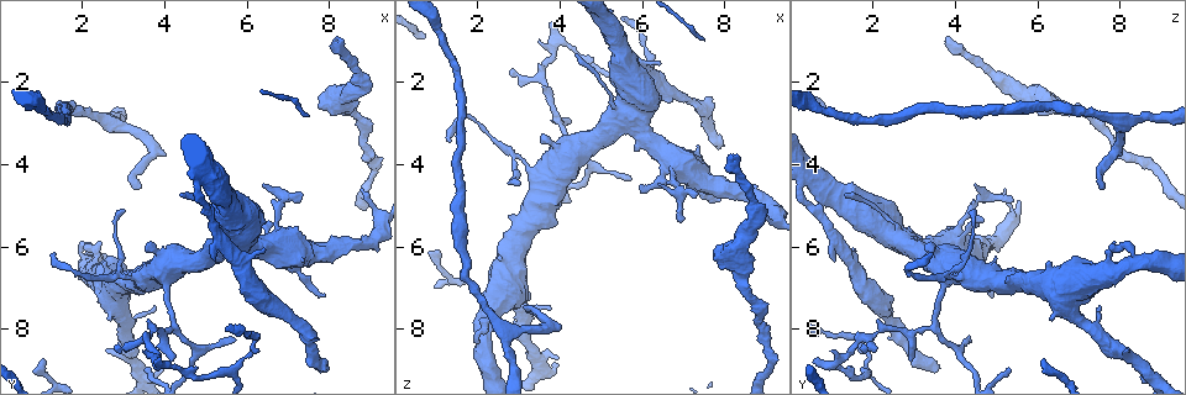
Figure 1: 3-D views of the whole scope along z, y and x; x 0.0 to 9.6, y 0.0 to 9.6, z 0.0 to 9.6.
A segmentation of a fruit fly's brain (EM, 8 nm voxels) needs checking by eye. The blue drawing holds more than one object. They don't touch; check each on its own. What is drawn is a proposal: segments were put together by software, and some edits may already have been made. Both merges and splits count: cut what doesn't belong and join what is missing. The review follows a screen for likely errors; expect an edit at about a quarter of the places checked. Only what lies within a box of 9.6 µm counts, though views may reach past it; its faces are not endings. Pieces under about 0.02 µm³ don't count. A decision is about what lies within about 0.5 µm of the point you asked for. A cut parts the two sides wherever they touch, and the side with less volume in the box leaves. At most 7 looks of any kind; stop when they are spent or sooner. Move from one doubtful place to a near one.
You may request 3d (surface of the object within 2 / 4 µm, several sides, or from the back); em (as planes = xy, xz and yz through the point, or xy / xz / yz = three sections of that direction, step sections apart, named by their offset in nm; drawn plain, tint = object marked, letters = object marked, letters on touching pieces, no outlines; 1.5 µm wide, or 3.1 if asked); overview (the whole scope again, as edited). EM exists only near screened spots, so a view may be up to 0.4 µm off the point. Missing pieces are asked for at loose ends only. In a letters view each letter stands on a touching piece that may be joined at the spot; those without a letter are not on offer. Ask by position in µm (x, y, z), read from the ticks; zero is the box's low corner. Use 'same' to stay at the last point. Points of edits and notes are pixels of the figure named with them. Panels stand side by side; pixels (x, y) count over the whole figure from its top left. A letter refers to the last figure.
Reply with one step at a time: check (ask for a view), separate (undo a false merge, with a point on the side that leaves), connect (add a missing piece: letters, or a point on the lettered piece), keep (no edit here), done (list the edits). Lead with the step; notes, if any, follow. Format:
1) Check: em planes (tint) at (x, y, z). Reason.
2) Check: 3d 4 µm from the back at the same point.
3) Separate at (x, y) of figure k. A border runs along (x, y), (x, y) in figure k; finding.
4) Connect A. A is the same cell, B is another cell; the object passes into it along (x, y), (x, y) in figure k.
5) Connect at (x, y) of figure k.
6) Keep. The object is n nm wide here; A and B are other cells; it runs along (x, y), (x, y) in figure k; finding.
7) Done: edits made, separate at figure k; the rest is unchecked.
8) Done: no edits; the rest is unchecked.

Check: em planes (letters) at (8.25, 0.85, 3.80). An open end.

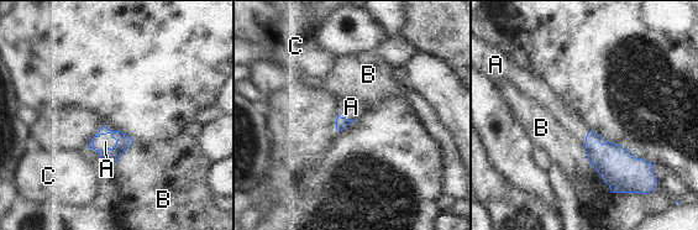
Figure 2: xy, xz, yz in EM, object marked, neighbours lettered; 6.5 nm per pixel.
Connect A. A is the same cell, B and C are other cells; the object passes into it along (111, 156), (105, 149), (105, 141) in figure 2; it goes on there.

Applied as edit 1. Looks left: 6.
Check: overview. Redraw.

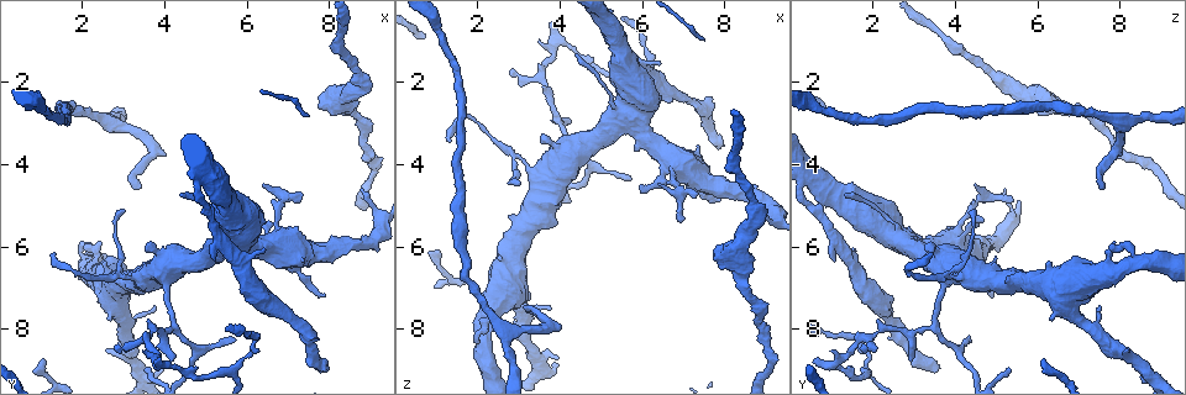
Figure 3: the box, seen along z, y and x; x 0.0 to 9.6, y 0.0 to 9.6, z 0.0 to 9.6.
Check: 3d 2 µm at (4.20, 8.75, 2.95). Tapers out.

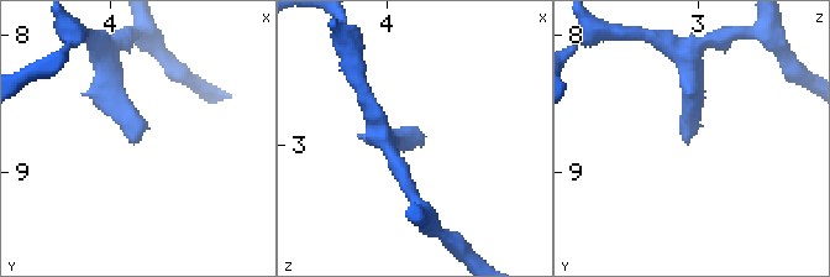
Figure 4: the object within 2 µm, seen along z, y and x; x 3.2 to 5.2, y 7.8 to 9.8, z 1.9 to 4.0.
Check: em planes (letters) at (4.20, 8.74, 2.90). Now the EM.

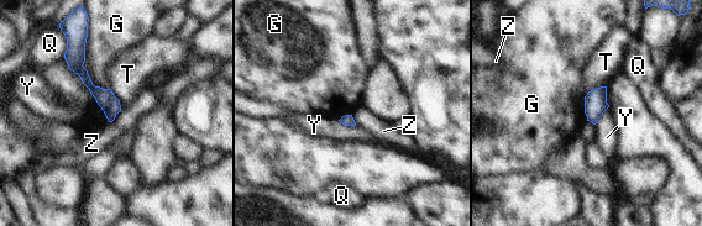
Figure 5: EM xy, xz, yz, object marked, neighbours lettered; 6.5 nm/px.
Keep. G, Q, T, Y and Z are other cells; a border runs along (121, 110), (109, 122) in figure 5; no lettered piece goes on from it.

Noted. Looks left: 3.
Check: em planes (letters) at (3.80, 7.40, 7.50). Branch stops here.

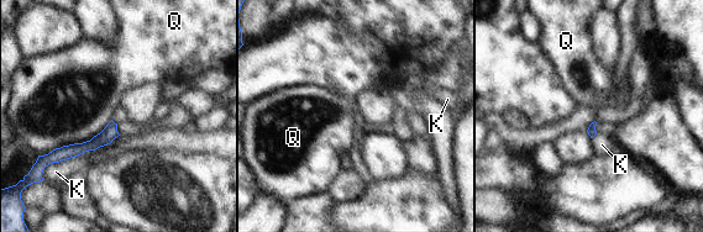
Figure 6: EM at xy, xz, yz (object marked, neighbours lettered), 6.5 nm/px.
Keep. K and Q are other cells; it runs along (114, 126), (93, 144), (56, 153) in figure 6; none of them fits.

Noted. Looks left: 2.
Done: edits made, connect at figure 2; the rest is unchecked.

